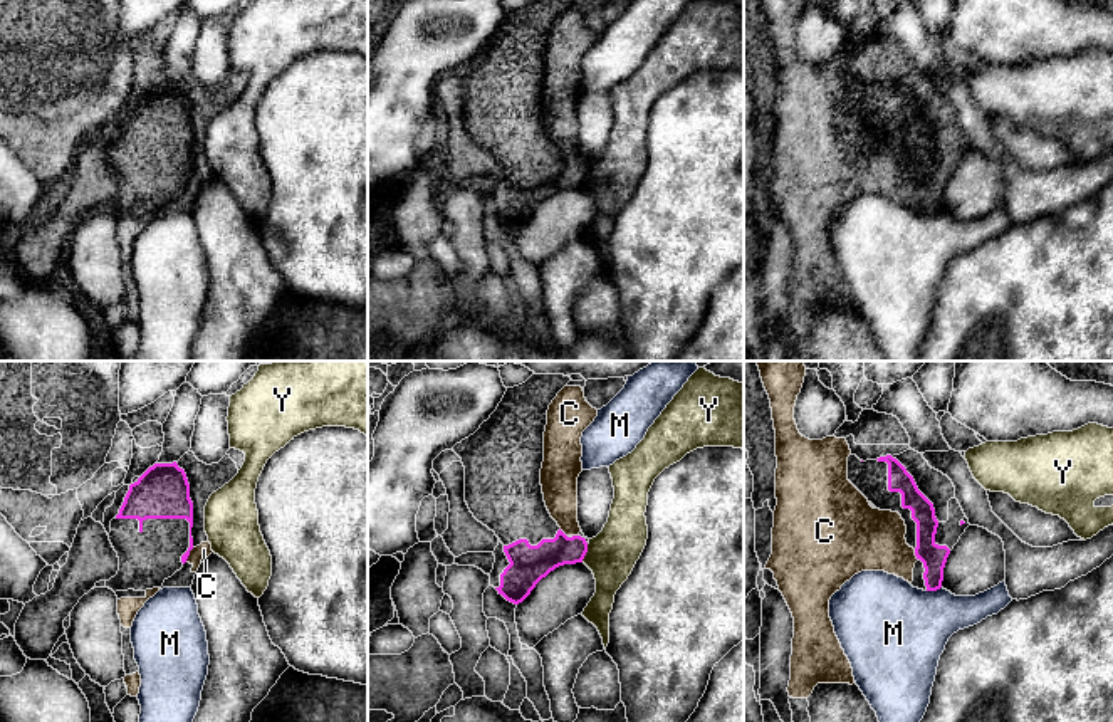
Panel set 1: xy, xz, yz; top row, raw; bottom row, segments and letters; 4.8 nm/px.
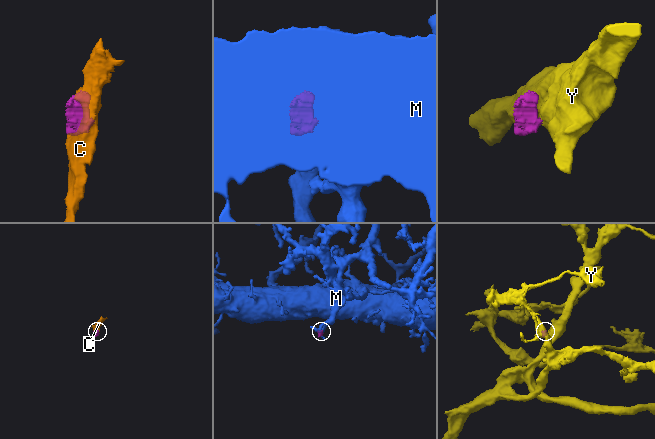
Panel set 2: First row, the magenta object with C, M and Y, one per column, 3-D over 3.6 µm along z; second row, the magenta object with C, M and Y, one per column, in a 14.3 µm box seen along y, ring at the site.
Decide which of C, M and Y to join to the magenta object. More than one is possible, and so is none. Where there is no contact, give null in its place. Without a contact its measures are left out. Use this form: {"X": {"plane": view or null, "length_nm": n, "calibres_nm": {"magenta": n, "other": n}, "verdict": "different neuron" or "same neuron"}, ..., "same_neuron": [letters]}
{"C": {"plane": "xy", "length_nm": 80, "calibres_nm": {"magenta": 140, "other": 70}, "verdict": "same neuron"}, "M": {"plane": "yz", "length_nm": 80, "calibres_nm": {"magenta": 120, "other": 440}, "verdict": "different neuron"}, "Y": {"plane": "xz", "length_nm": 90, "calibres_nm": {"magenta": 160, "other": 240}, "verdict": "different neuron"}, "same_neuron": ["C"]}

